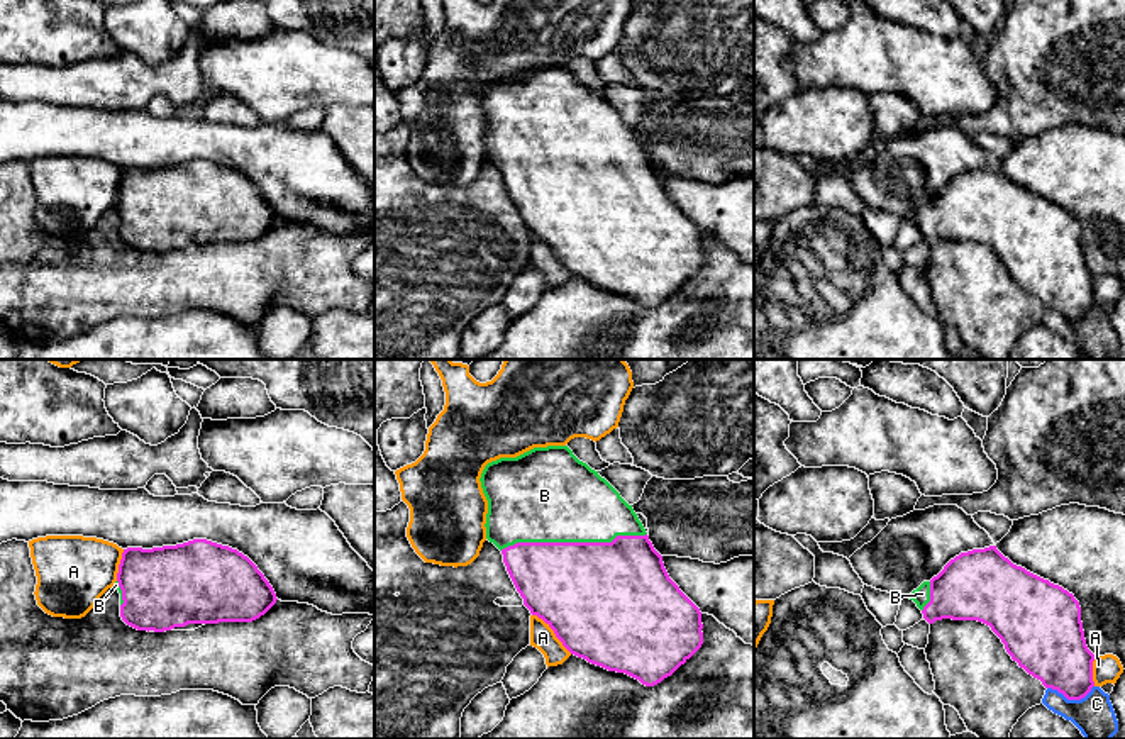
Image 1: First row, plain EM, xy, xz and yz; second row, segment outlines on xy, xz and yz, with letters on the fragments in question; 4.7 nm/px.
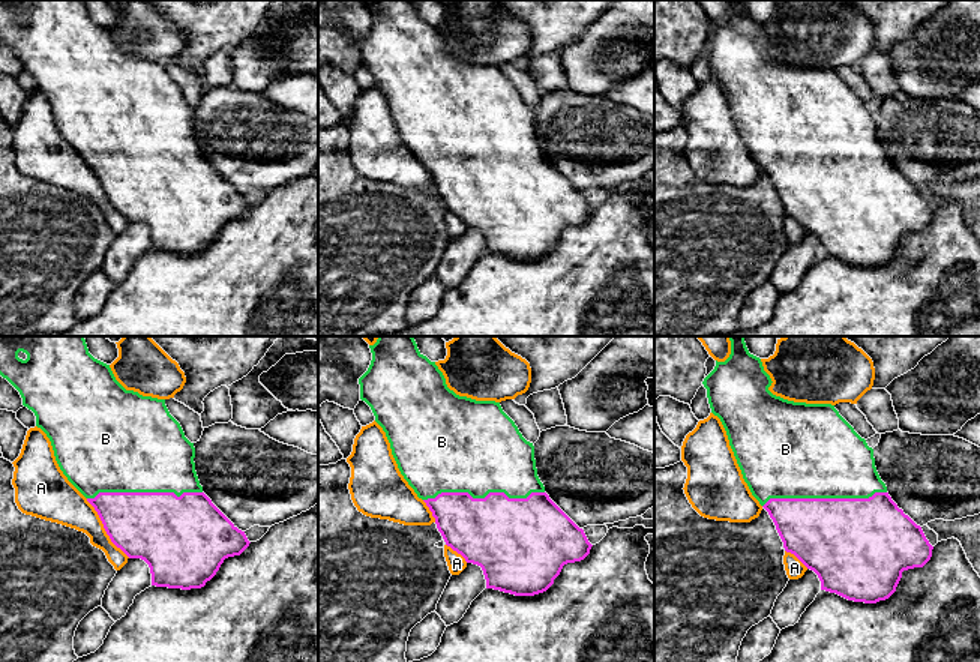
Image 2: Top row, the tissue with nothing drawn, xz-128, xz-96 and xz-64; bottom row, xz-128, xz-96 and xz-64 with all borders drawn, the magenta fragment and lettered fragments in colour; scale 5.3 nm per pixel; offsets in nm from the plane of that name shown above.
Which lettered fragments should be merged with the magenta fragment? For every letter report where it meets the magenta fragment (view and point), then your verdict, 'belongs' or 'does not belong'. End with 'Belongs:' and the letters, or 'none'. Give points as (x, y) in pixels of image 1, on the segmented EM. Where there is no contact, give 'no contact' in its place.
A: meets magenta in xz at (554, 633); does not belong
B: meets magenta in xz at (573, 543); belongs
C: meets magenta in yz at (1071, 699); does not belong
Belongs: B

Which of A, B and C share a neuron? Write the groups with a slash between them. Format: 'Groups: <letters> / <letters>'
Groups: A / B / C

